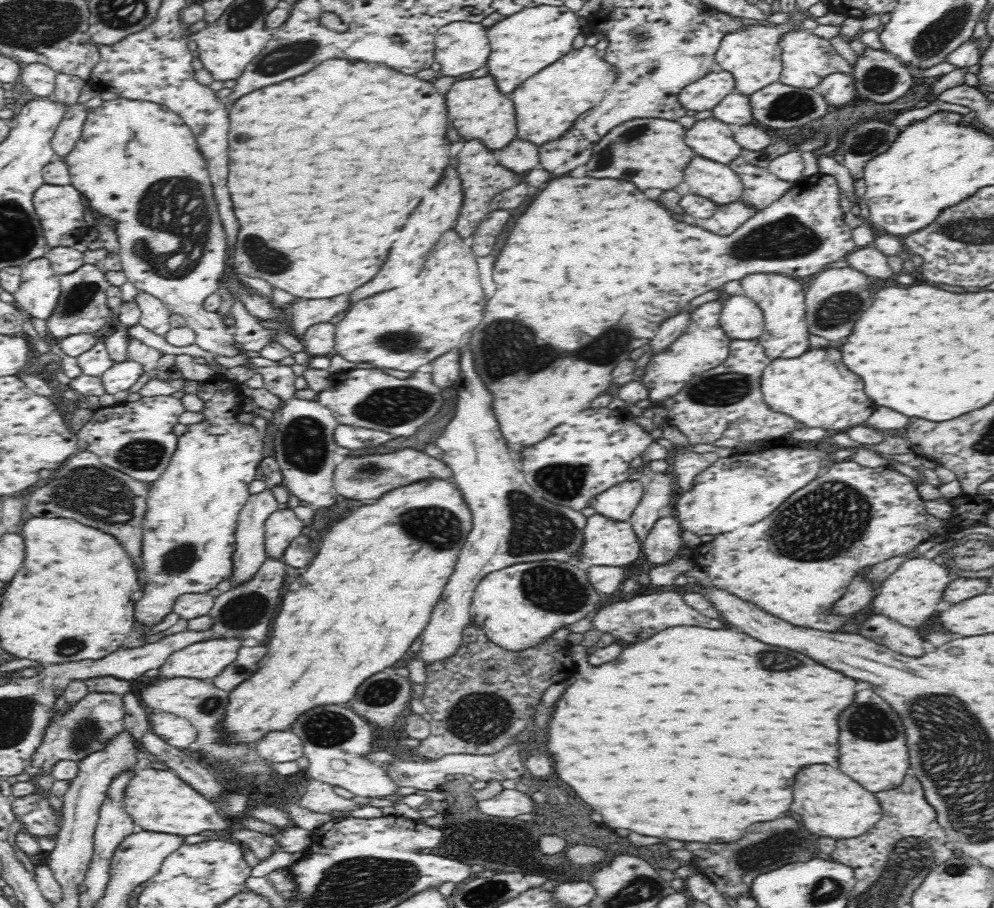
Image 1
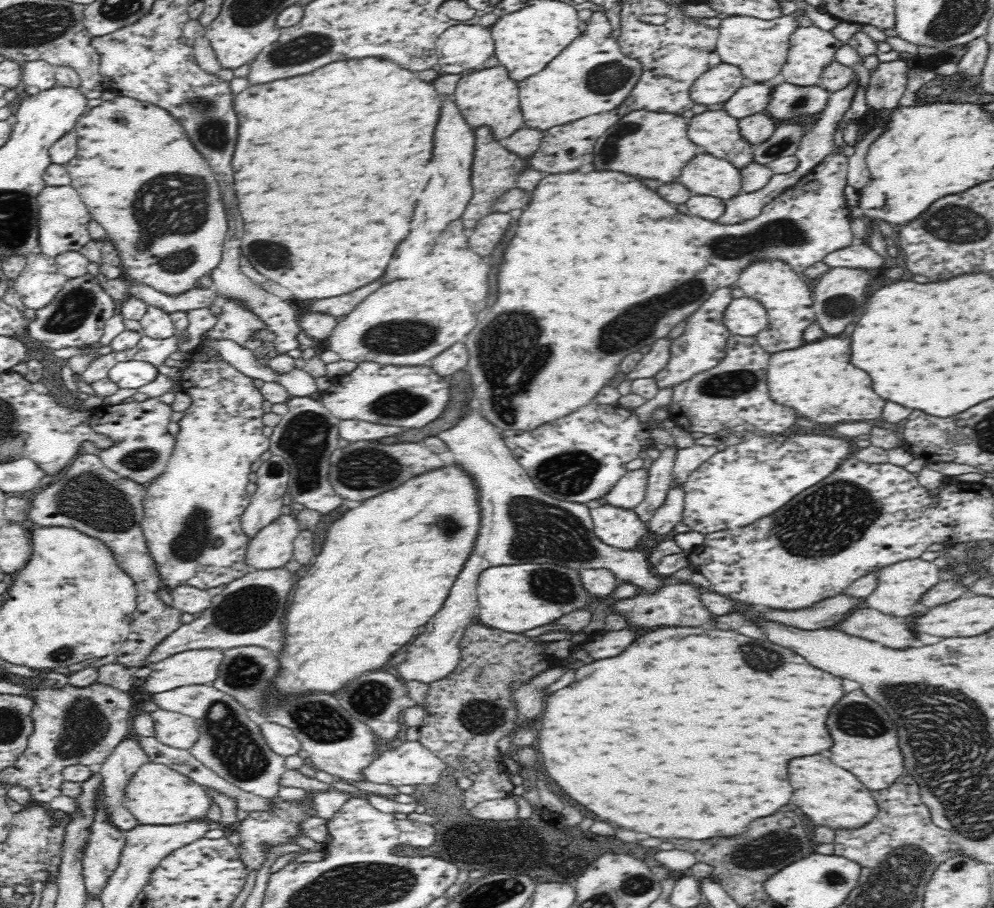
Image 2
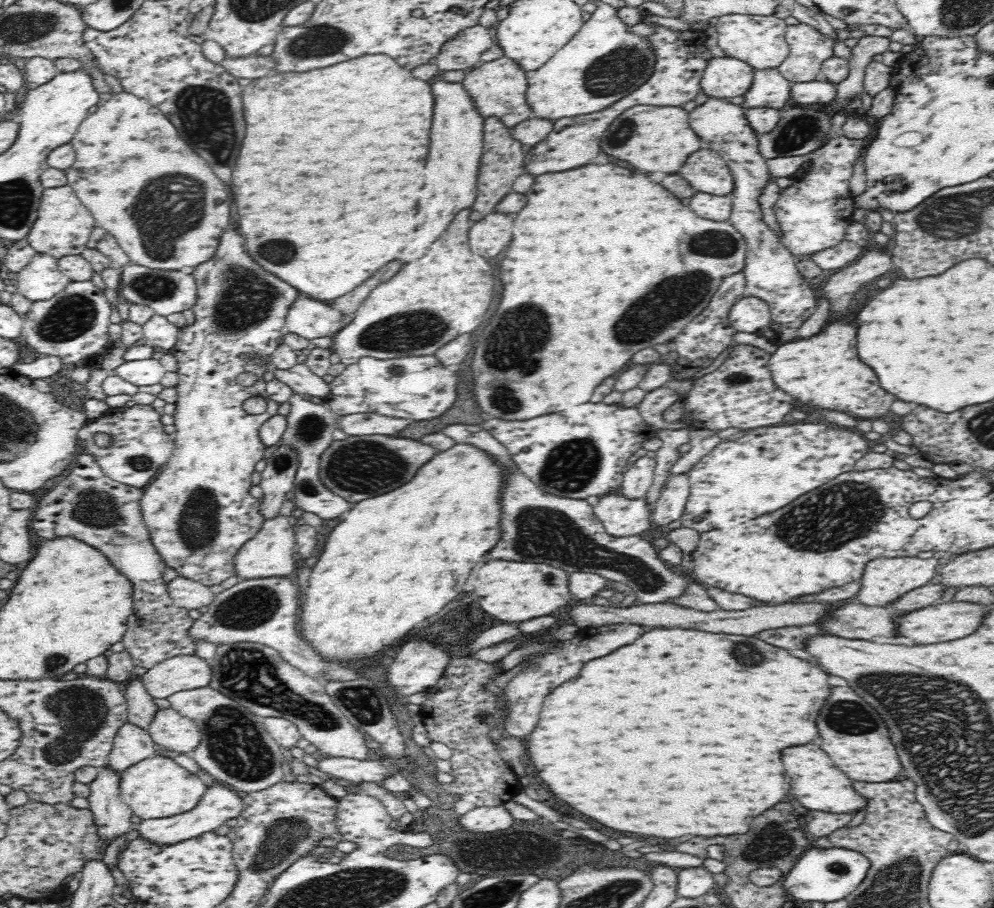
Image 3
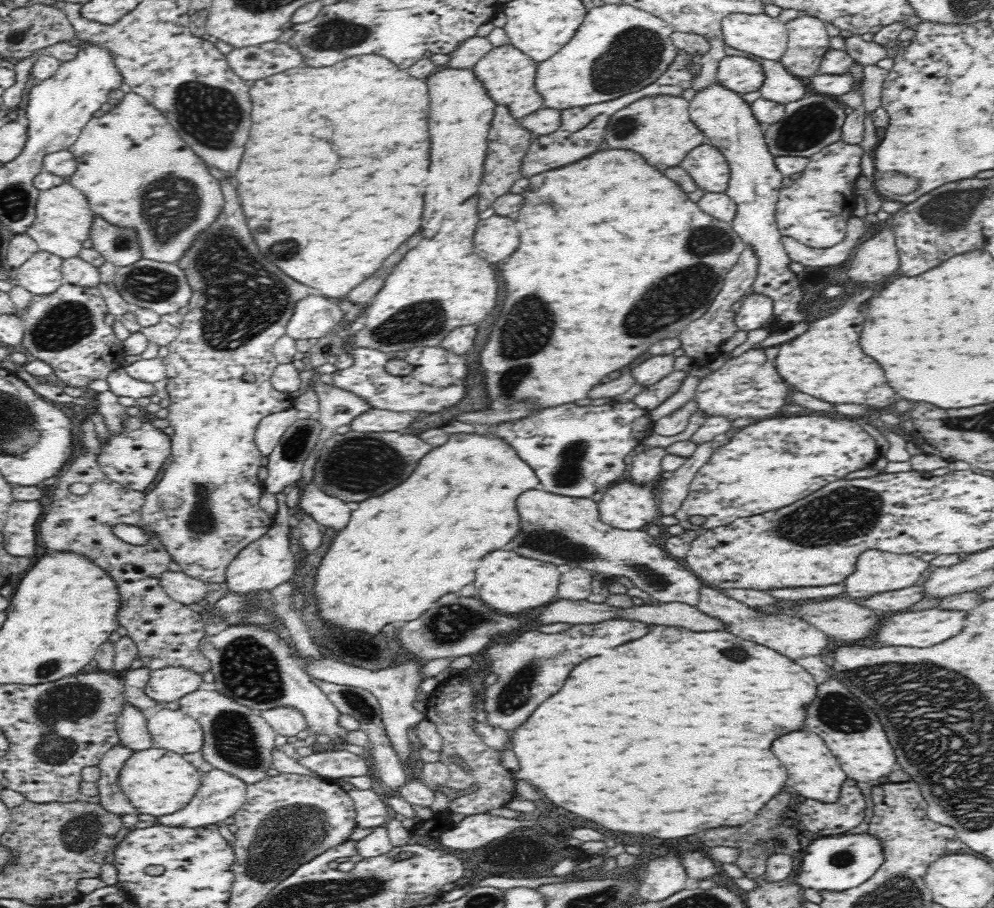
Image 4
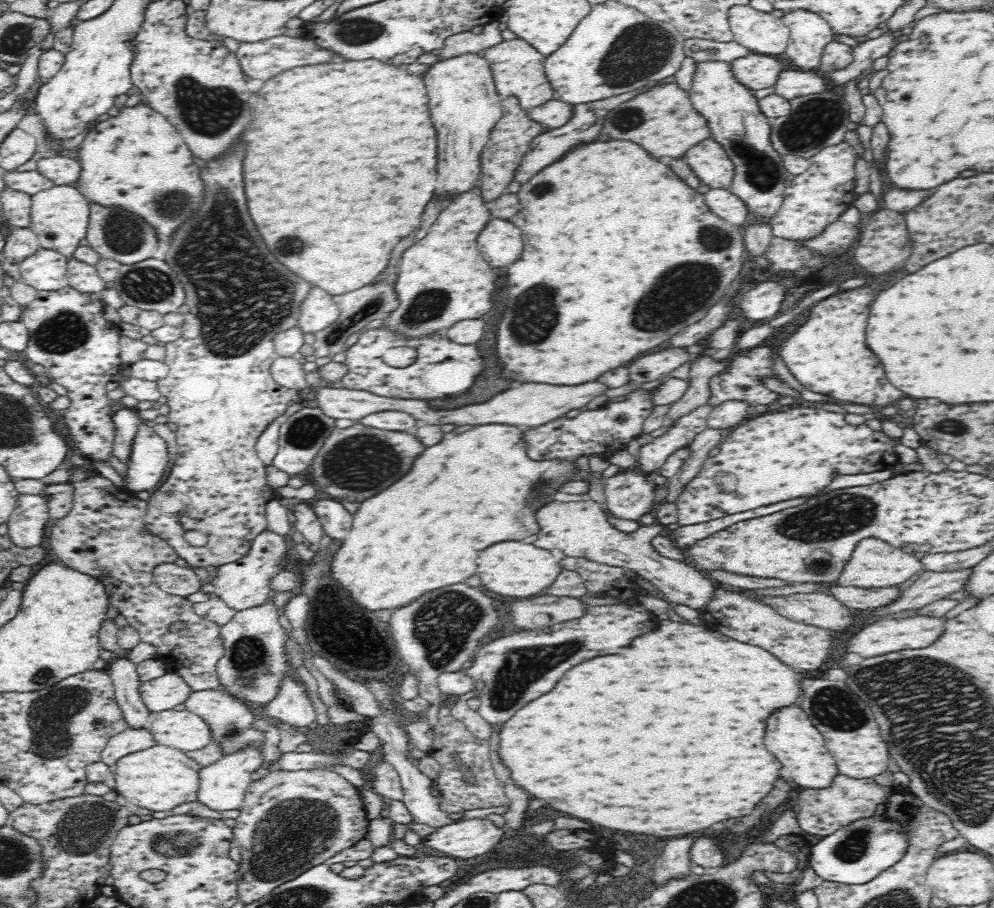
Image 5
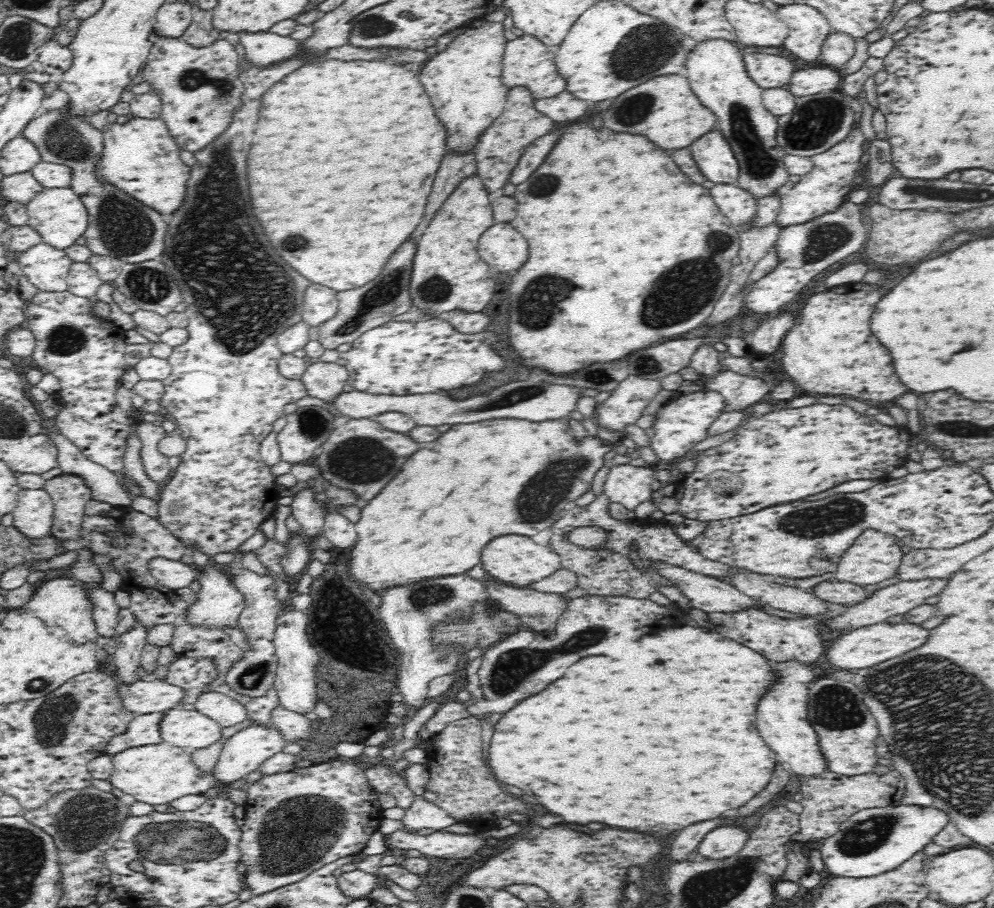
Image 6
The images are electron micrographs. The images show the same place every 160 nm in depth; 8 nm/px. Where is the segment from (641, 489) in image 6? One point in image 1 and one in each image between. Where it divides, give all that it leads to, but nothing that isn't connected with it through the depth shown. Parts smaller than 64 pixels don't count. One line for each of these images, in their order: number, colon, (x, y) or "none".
1: (607, 542)
2: (623, 528)
3: (621, 516)
4: (627, 505)
5: (629, 494)

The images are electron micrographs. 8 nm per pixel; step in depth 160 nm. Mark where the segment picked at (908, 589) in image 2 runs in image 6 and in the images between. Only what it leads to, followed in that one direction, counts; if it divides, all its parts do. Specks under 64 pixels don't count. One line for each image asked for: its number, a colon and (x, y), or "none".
3: (884, 580)
4: (876, 571)
5: (873, 563)
6: (873, 556)

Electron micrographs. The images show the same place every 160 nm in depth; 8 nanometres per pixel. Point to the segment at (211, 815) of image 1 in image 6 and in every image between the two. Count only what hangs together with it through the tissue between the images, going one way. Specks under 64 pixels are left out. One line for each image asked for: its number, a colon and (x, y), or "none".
2: (155, 794)
3: (155, 787)
4: (157, 781)
5: (161, 777)
6: (159, 773)

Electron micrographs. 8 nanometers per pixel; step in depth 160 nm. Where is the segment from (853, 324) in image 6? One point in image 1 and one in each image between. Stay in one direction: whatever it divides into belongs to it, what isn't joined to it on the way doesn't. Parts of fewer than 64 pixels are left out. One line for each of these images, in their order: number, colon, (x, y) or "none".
1: (816, 389)
2: (818, 380)
3: (825, 369)
4: (826, 361)
5: (828, 354)

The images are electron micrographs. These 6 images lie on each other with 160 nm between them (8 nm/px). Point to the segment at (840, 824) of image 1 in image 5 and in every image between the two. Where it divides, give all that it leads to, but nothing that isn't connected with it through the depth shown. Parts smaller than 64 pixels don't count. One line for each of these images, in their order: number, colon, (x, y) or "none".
2: (829, 796)
3: (816, 782)
4: (815, 770)
5: (801, 749)

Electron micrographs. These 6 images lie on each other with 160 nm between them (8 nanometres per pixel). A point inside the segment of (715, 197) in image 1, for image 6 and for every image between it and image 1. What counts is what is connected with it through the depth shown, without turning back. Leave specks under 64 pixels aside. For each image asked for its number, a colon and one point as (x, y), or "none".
2: (709, 175)
3: (706, 170)
4: (706, 163)
5: (709, 160)
6: (714, 155)

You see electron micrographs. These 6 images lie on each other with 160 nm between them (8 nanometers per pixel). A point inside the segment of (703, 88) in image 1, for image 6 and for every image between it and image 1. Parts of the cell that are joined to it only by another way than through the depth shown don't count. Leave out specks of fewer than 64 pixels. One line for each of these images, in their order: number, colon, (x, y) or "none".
2: (718, 84)
3: (725, 77)
4: (742, 74)
5: (756, 71)
6: (768, 70)

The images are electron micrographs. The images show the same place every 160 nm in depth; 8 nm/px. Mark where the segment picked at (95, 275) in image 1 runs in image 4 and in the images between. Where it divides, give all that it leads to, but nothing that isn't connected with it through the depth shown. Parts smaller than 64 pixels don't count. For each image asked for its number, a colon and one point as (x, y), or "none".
2: (76, 317)
3: (73, 325)
4: (67, 329)

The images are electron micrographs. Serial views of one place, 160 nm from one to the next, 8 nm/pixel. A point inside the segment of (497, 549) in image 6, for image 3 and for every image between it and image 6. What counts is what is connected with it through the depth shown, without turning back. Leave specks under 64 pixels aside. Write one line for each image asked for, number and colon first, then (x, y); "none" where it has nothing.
3: (511, 591)
4: (506, 580)
5: (512, 568)

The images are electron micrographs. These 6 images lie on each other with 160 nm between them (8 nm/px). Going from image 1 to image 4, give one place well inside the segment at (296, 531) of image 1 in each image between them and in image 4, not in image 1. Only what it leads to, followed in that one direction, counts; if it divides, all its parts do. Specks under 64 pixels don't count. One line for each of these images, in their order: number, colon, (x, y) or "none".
2: (272, 547)
3: (270, 553)
4: (263, 564)

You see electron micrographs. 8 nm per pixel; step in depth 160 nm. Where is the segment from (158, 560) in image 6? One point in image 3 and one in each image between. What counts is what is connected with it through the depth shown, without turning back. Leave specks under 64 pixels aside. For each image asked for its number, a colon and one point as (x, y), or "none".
3: (186, 593)
4: (183, 588)
5: (173, 579)

